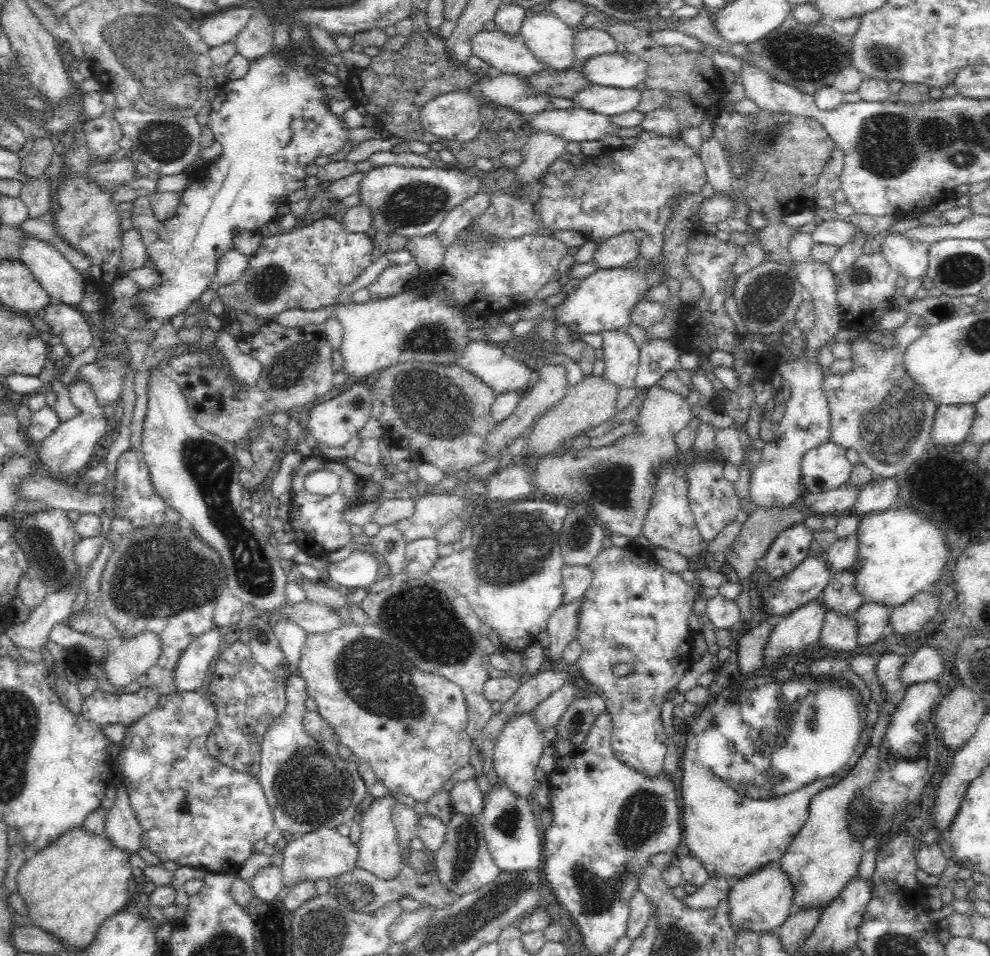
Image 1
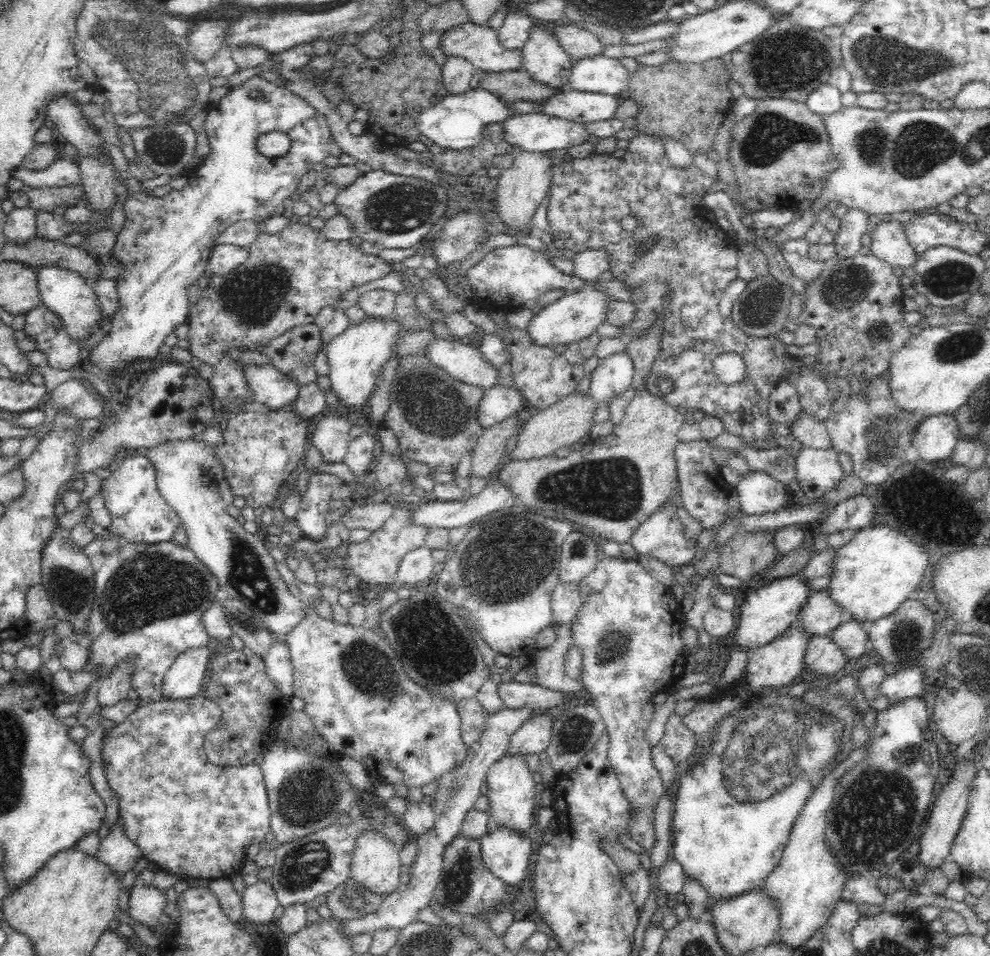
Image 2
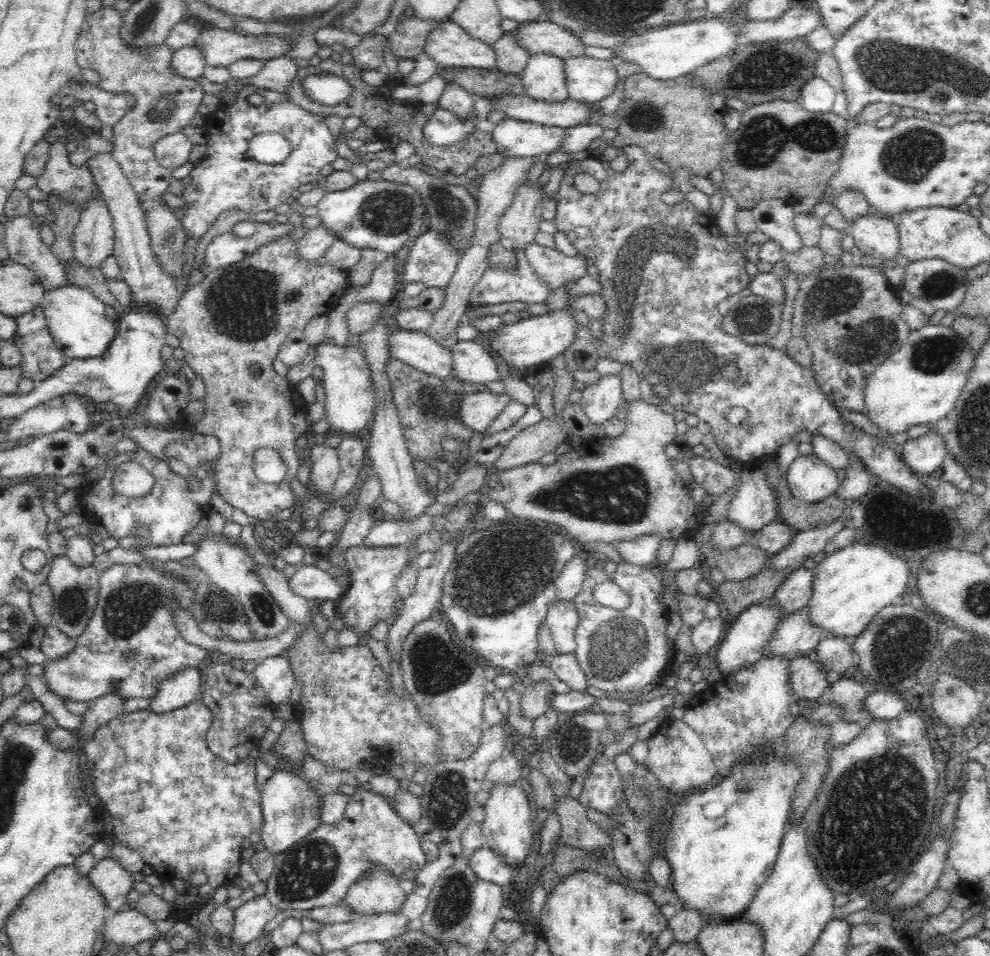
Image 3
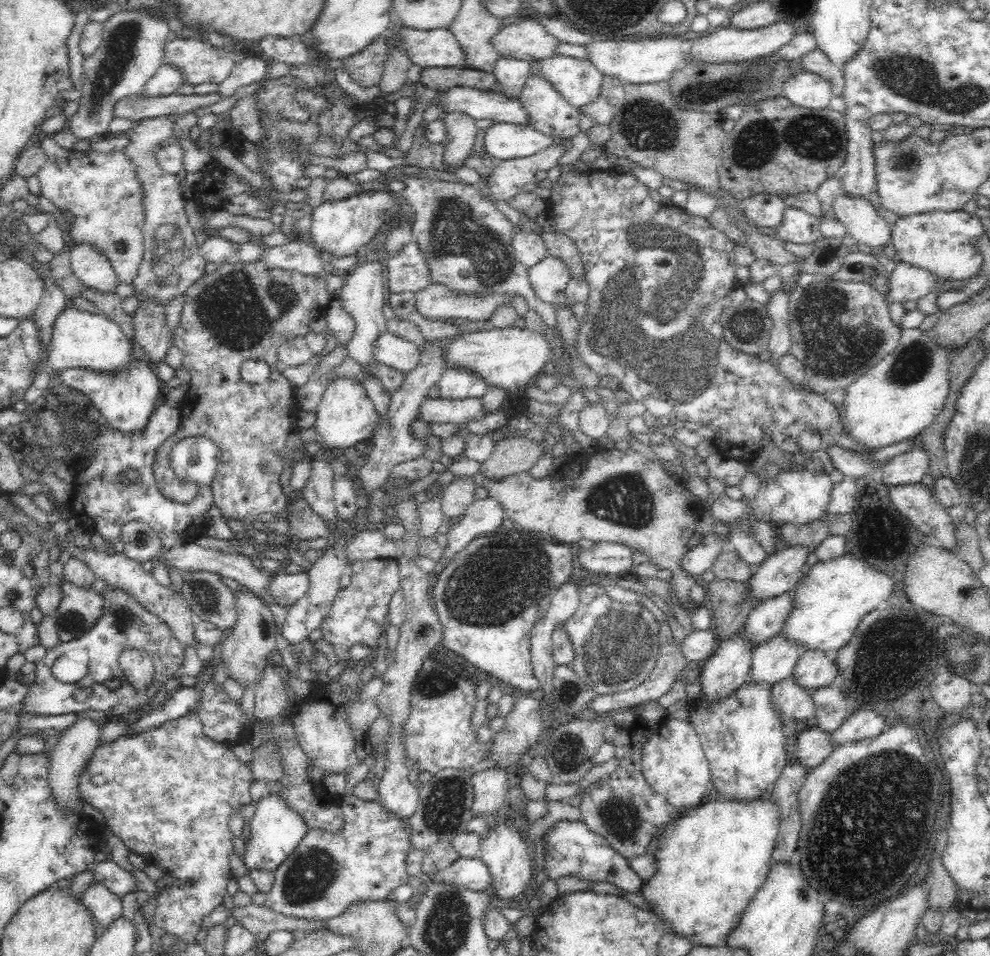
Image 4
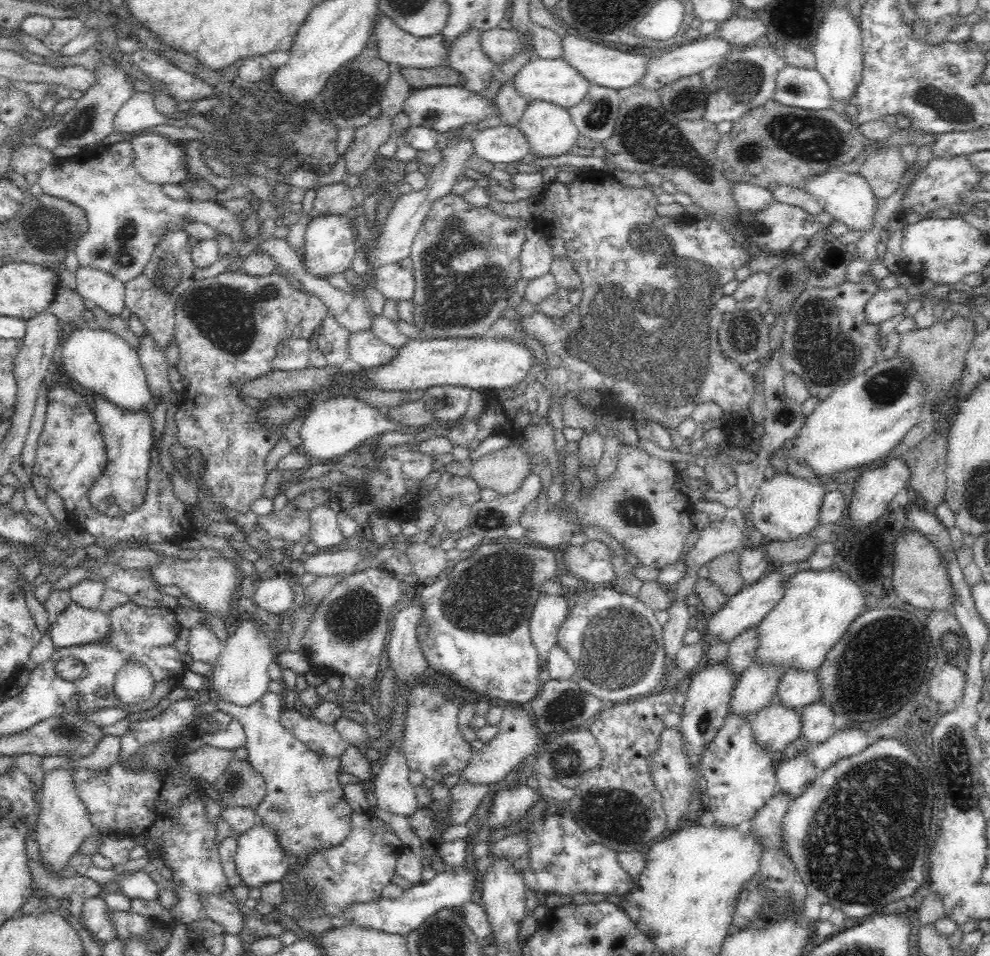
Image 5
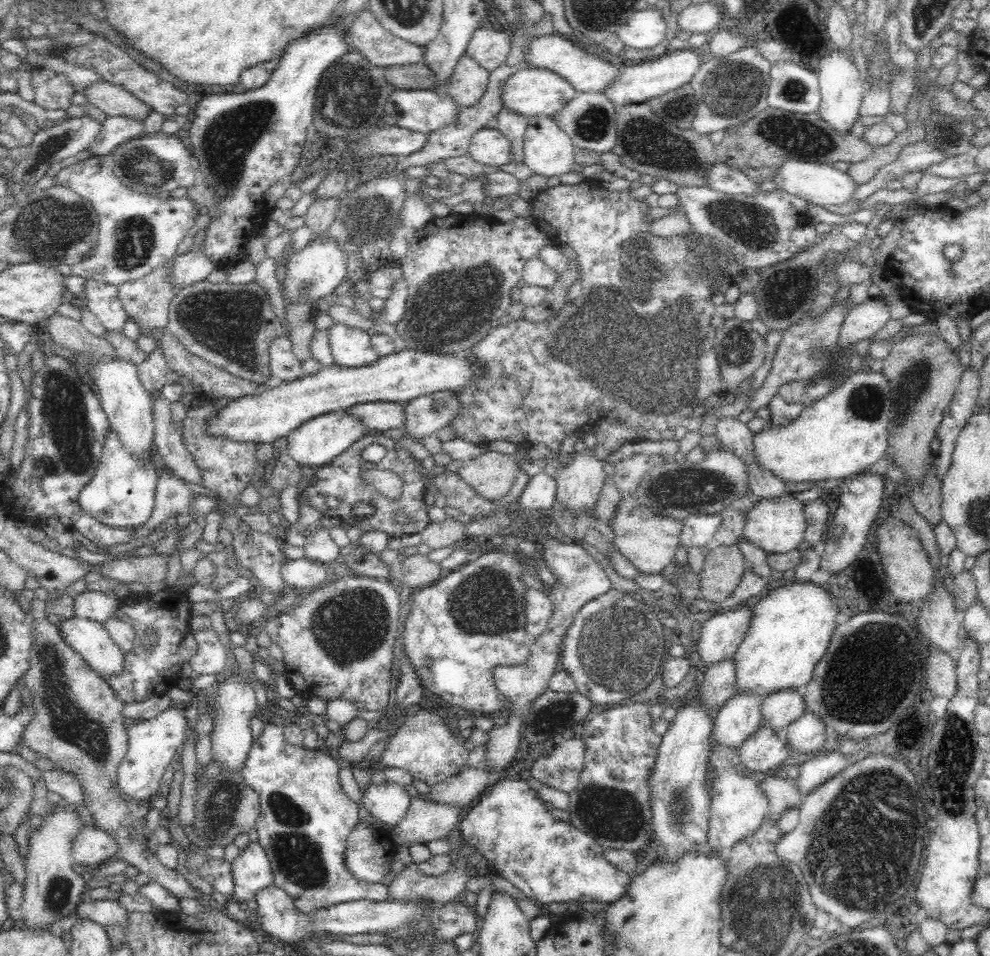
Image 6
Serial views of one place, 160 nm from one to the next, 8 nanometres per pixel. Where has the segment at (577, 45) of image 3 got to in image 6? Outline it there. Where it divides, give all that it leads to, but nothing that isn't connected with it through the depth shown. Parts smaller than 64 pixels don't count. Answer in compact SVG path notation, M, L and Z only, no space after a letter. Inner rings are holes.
M484 27L475 30L467 44L467 52L482 68L489 72L496 70L504 64L509 53L510 32L503 30L486 29Z

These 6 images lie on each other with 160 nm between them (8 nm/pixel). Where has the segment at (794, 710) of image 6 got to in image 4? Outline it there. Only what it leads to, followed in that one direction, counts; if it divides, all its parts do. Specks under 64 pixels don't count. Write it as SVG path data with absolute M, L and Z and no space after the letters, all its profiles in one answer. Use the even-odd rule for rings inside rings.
M806 650L800 655L791 675L800 683L800 687L813 692L838 683L840 671L836 660L826 657L822 650Z

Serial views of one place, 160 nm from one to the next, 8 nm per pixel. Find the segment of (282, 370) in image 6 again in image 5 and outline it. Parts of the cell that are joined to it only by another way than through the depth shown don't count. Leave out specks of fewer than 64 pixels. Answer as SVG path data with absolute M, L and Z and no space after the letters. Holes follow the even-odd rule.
M292 337L279 344L273 366L280 370L306 368L309 365L309 354L309 339Z

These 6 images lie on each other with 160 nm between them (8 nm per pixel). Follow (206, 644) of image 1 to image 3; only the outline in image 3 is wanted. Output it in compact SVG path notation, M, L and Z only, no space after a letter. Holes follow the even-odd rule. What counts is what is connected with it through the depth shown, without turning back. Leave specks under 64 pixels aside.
M198 667L183 669L162 680L149 707L154 712L170 712L191 704L201 692L201 672Z

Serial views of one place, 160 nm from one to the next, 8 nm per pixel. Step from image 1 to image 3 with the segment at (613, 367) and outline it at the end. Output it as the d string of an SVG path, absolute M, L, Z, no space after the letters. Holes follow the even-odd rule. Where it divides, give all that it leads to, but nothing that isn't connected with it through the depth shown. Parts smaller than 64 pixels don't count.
M619 372L603 374L595 383L585 386L580 404L589 420L602 426L623 408L621 392Z

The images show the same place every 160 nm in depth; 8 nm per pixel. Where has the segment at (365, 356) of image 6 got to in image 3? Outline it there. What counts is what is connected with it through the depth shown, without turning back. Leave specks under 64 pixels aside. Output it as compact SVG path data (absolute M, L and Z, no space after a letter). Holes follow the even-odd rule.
M397 329L389 336L390 356L446 380L455 378L451 348L436 342L427 332Z

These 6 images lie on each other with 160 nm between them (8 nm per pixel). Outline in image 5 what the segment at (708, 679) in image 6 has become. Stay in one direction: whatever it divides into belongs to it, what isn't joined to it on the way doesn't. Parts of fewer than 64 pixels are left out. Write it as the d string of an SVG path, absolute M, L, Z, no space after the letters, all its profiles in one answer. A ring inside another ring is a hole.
M760 623L756 627L744 630L730 641L730 652L728 652L728 657L725 660L736 671L736 675L741 675L754 661L756 652L760 648L758 628L760 628Z

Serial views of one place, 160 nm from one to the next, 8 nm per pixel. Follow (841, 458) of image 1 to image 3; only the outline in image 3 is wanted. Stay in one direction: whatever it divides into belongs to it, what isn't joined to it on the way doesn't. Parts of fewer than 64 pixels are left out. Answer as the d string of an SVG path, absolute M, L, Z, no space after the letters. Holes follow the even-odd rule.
M799 454L789 465L785 479L790 492L806 502L818 502L837 492L837 469L812 454Z

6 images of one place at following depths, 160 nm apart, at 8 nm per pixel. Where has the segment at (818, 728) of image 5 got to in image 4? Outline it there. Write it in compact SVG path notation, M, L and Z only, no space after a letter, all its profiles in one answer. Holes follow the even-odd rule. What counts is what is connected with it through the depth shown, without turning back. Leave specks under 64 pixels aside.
M838 683L814 690L812 701L814 701L814 706L816 706L817 725L826 732L836 730L850 716L850 707L848 707L846 696L844 696L842 687Z

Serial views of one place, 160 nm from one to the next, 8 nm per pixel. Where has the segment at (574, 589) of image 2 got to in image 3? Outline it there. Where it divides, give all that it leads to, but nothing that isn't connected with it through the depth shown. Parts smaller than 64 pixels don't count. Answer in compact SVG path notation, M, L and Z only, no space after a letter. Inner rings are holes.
M556 598L547 612L544 624L550 628L559 654L575 653L575 631L580 615L572 600Z

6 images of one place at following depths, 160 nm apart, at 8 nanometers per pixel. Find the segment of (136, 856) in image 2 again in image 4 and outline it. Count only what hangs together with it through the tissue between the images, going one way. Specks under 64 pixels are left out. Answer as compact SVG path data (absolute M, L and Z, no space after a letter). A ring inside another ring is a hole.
M93 879L81 897L98 927L110 926L123 913L123 898L108 891L107 884Z

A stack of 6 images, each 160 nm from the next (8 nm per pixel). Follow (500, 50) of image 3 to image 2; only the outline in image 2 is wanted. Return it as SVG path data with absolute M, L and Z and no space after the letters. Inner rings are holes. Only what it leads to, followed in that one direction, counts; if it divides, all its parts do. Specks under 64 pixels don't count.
M507 11L502 26L497 29L503 47L508 50L521 50L534 23L534 18L527 14Z

